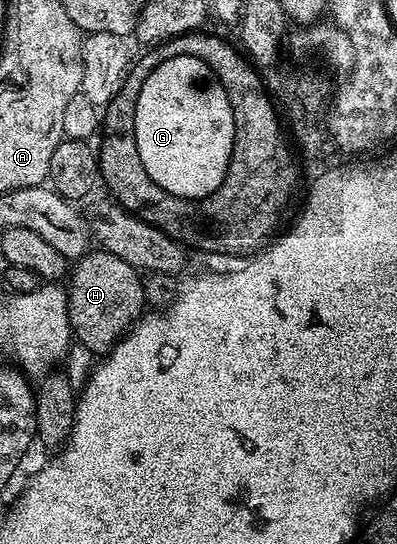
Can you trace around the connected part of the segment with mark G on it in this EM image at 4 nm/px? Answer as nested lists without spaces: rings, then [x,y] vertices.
[[[193,56],[165,60],[145,80],[137,96],[135,127],[145,172],[173,196],[207,198],[228,172],[235,139],[231,105],[210,68]]]

